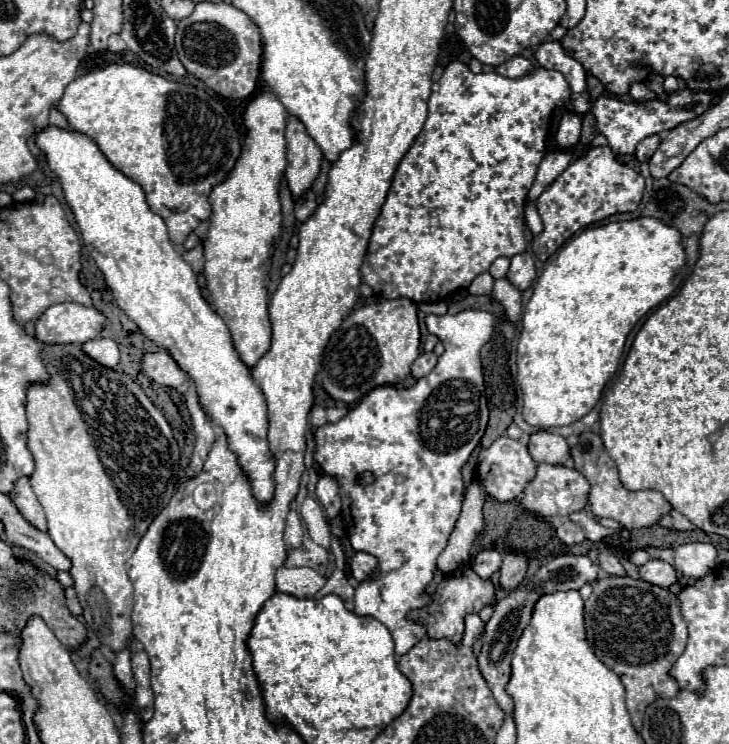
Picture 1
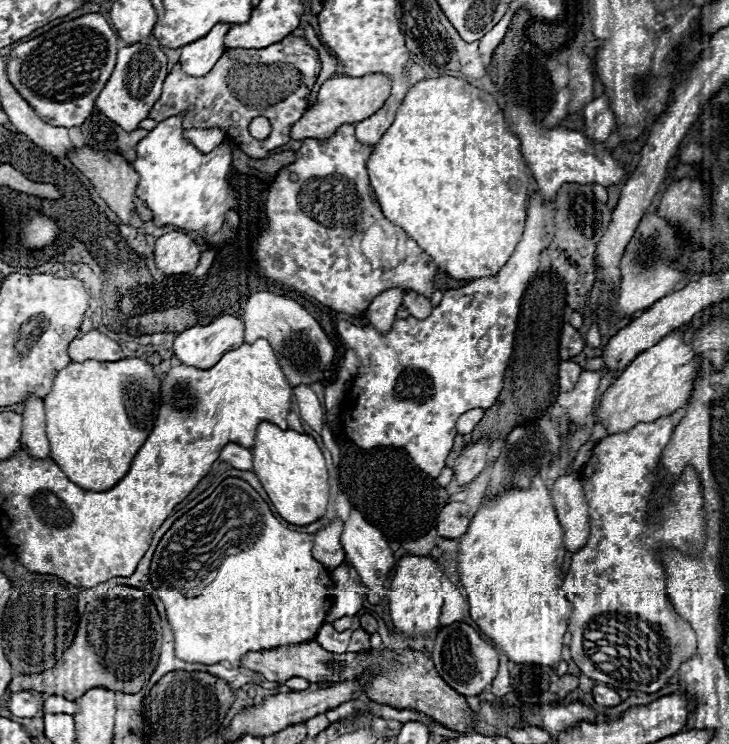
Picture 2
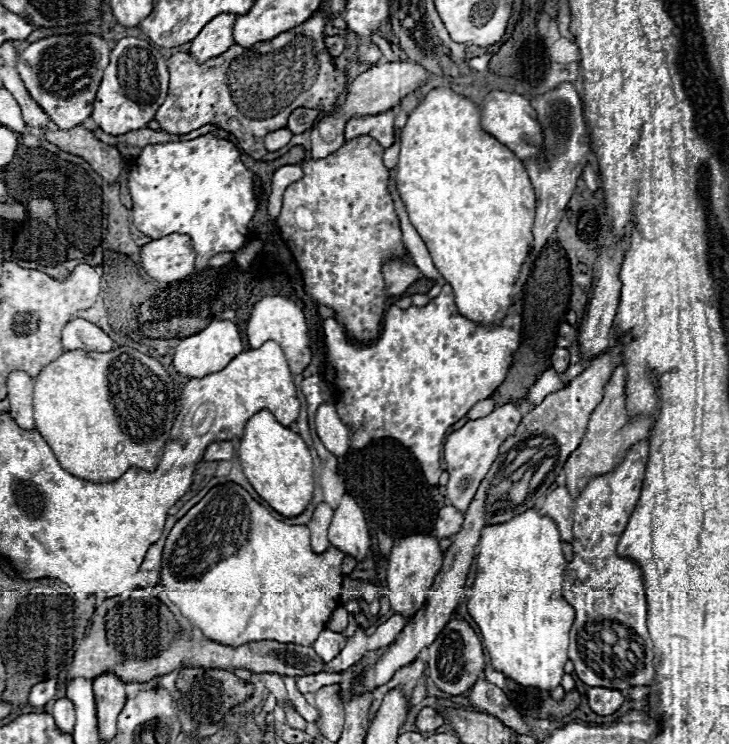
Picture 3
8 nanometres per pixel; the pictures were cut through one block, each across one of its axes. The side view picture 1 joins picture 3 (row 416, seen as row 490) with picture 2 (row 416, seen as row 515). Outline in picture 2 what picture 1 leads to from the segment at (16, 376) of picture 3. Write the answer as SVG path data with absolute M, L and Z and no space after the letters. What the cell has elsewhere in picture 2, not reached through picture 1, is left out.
M30 394L22 404L24 404L24 412L22 412L20 444L34 458L48 458L50 446L46 438L46 420L44 420L42 400Z

